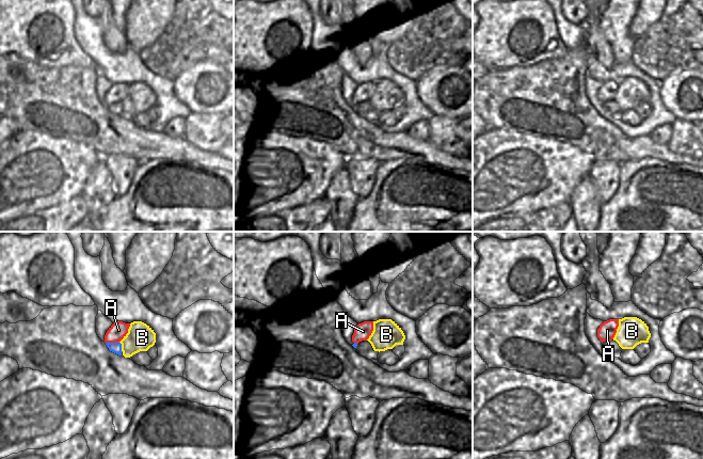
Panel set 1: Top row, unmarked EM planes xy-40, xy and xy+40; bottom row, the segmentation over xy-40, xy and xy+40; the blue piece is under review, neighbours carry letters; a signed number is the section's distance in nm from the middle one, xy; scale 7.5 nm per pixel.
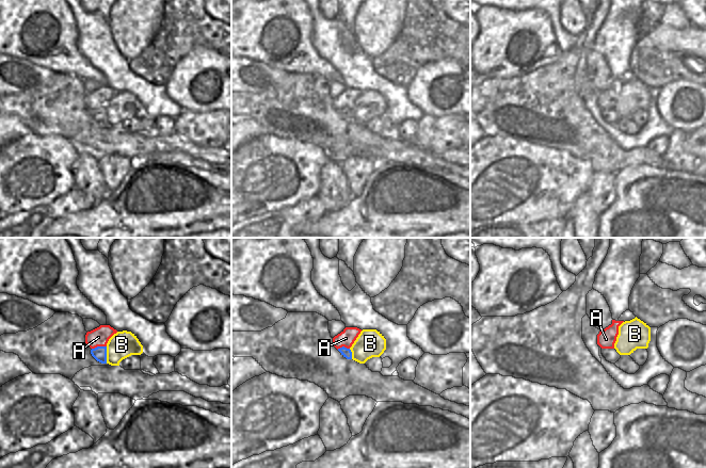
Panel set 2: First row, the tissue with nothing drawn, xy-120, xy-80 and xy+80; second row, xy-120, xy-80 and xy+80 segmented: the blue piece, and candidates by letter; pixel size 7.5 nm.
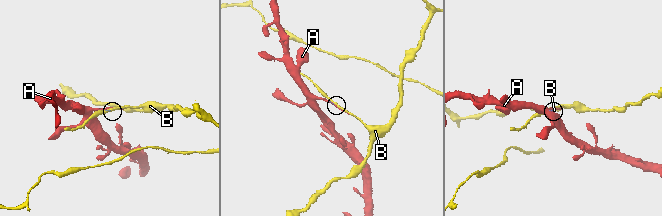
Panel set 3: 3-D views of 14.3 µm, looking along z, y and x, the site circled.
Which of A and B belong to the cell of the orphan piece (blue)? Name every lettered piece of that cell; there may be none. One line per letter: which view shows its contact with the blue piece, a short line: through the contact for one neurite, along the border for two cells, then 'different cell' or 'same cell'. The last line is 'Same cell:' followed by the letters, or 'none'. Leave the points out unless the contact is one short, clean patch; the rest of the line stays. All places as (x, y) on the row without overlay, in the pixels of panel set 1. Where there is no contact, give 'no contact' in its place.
A: xy-40 | xy-40 (106, 103), (118, 104) | different cell
B: xy-40 | xy-40 (120, 103), (123, 112) | different cell
Same cell: none

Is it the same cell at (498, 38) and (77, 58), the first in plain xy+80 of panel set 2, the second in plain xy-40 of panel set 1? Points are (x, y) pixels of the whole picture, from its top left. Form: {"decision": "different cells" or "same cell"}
{"decision": "same cell"}

